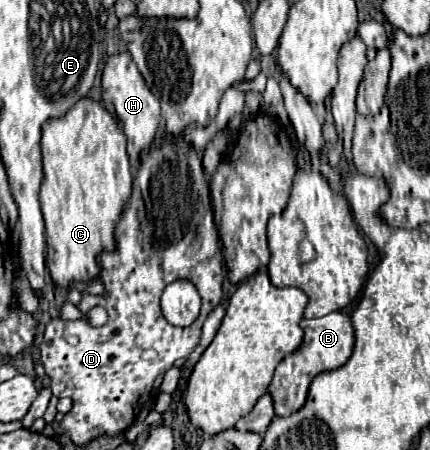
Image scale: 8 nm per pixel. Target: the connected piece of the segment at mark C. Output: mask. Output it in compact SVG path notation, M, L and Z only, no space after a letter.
M86 96L84 100L78 100L64 116L52 118L52 120L48 120L42 126L42 158L44 158L44 182L42 182L42 188L40 188L40 204L42 204L42 214L44 214L44 220L46 220L46 248L48 248L48 270L50 270L50 276L56 282L56 286L70 286L72 282L92 280L100 272L100 268L96 264L98 252L114 250L114 226L116 226L116 222L120 218L120 212L122 212L122 208L128 202L132 192L132 174L130 164L128 164L128 154L126 154L124 132L116 124L114 116L98 100L92 100L92 98Z

